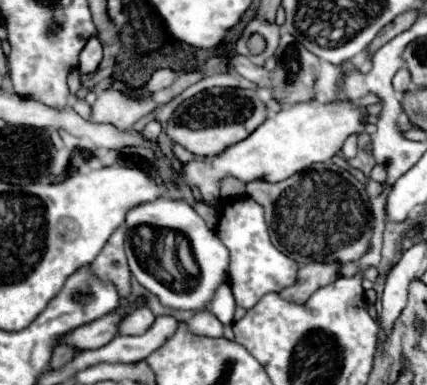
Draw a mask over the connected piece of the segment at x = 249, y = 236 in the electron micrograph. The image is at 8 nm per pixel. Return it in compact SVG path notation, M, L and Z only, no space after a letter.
M245 197L239 201L225 203L219 225L217 225L217 235L231 253L229 283L231 283L231 291L235 287L235 303L239 307L251 309L265 293L271 293L271 291L279 293L281 289L295 283L299 265L287 255L283 255L277 247L273 247L269 239L267 223L263 219L263 207L253 199Z

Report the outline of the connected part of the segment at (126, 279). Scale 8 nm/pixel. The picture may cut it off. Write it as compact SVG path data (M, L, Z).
M121 225L105 243L97 259L89 265L91 273L95 273L101 281L109 281L115 285L119 297L131 295L131 271L125 259L125 233L127 227Z

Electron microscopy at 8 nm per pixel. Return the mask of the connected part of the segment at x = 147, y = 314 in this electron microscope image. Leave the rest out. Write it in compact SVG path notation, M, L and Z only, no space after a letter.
M135 307L125 313L117 325L121 335L143 335L155 321L155 315L147 307Z

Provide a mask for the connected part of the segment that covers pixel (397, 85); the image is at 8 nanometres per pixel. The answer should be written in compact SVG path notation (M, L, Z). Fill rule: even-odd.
M403 67L403 69L399 69L397 73L395 73L395 77L393 77L393 89L395 91L407 91L407 89L411 89L411 79L409 79L409 71Z

